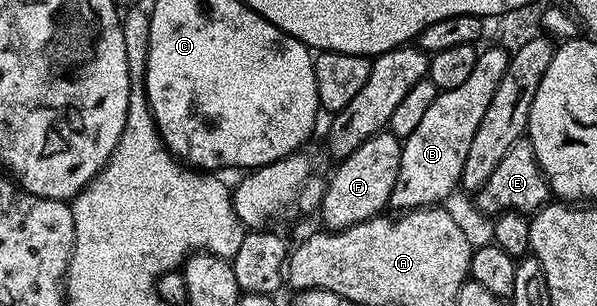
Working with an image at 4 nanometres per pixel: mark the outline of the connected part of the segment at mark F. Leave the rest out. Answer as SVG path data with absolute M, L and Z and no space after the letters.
M385 130L366 138L354 154L350 154L345 160L339 161L335 166L336 173L333 174L332 180L327 181L324 189L324 197L320 199L318 216L324 219L323 227L328 230L339 230L349 228L358 222L366 222L370 218L381 215L388 208L388 199L394 190L394 182L398 182L398 166L402 158L402 140L399 136L393 136L391 132Z

